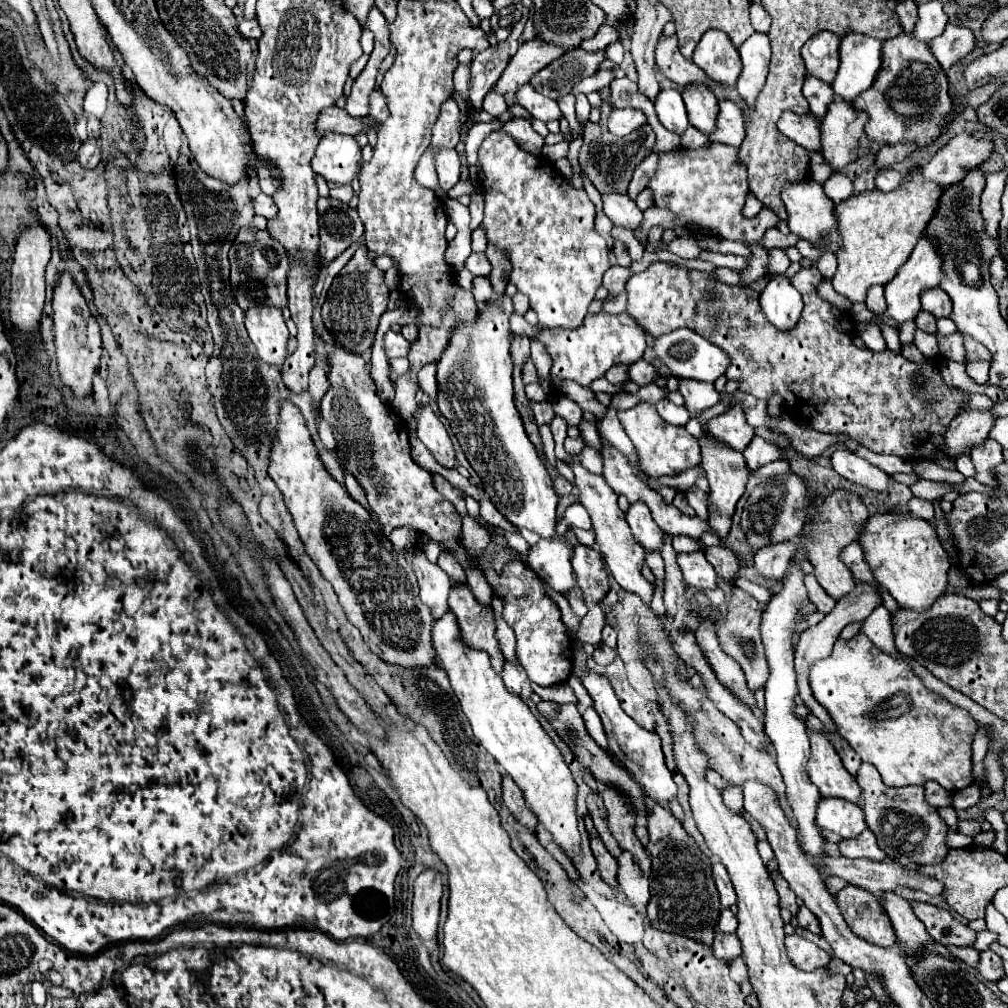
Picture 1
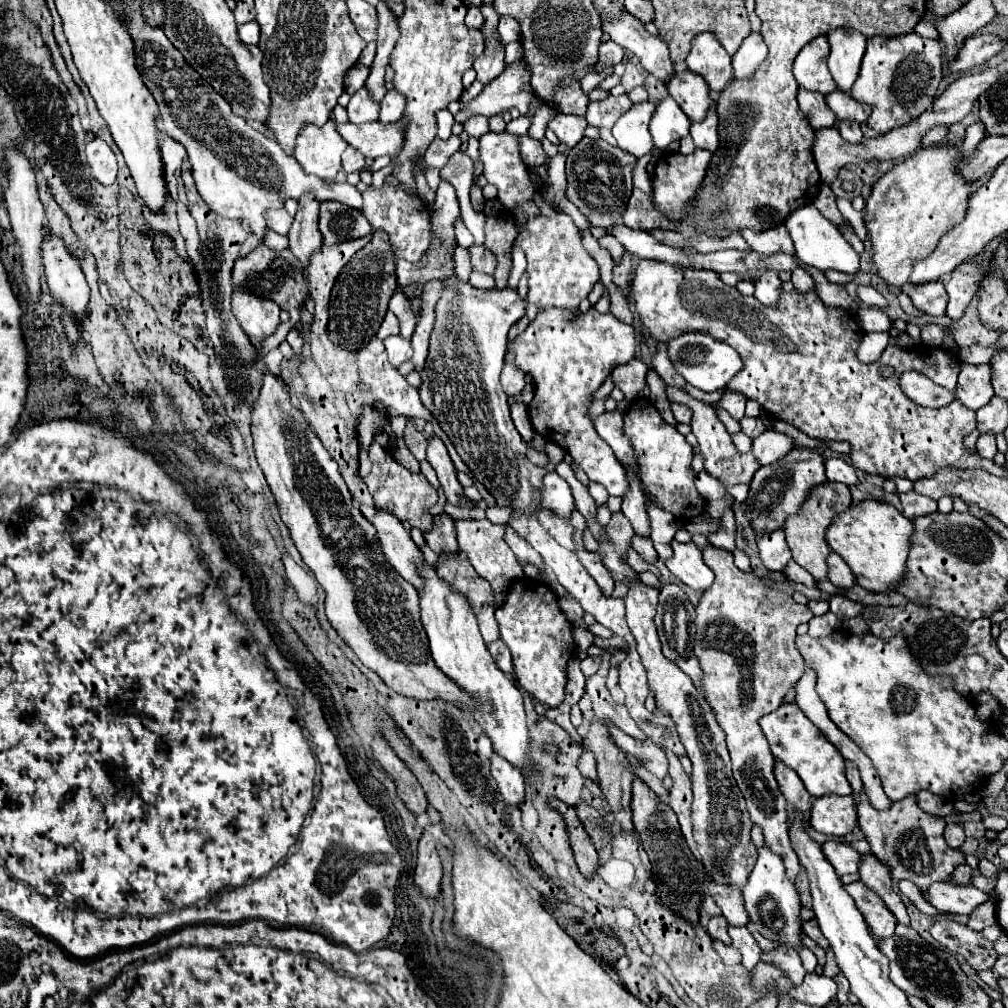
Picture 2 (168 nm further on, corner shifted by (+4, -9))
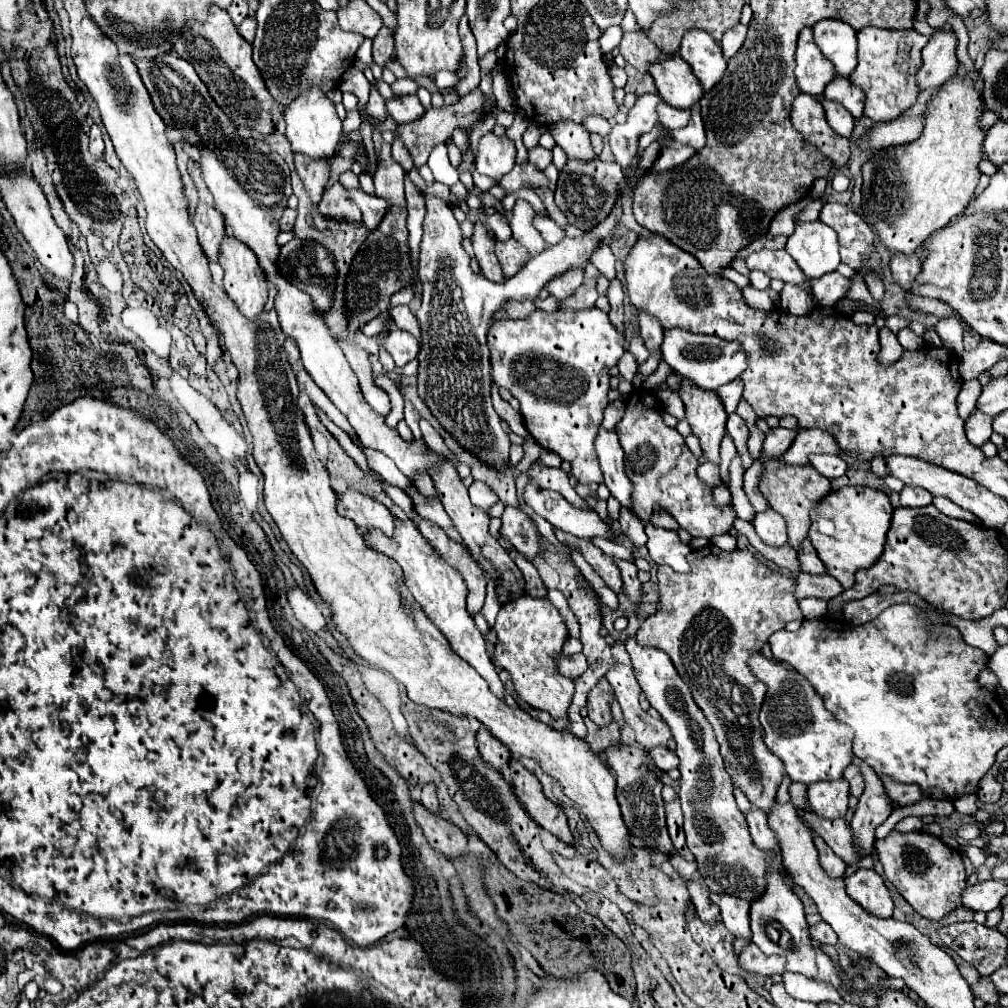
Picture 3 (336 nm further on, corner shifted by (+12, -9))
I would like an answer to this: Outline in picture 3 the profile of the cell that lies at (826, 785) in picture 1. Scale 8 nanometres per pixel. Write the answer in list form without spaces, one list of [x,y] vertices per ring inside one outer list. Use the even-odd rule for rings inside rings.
[[[763,654],[751,656],[749,666],[753,674],[769,686],[759,722],[765,732],[767,748],[783,762],[787,776],[793,782],[803,782],[807,786],[821,780],[839,780],[853,756],[851,728],[835,720],[823,708],[823,700],[801,674],[787,672],[783,666],[775,664]]]

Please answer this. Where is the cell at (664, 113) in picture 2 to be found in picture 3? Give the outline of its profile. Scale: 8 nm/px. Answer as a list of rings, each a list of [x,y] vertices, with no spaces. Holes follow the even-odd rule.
[[[661,102],[657,108],[657,116],[659,116],[659,126],[673,132],[673,130],[683,128],[689,122],[691,110],[679,110],[679,108],[673,108],[673,106]]]

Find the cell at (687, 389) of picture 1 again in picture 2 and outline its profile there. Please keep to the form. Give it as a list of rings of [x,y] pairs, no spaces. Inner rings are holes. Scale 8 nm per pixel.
[[[659,342],[657,344],[657,352],[653,354],[653,360],[651,360],[653,368],[657,370],[657,374],[669,384],[669,386],[675,386],[675,388],[683,388],[685,386],[685,380],[677,374],[677,370],[673,368],[669,356],[667,356],[667,344],[665,342]]]

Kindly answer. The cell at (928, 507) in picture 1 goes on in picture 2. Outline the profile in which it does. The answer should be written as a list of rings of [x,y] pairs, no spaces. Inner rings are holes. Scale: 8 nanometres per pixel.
[[[909,490],[905,494],[899,494],[901,504],[903,504],[903,514],[913,520],[917,516],[925,516],[931,512],[937,512],[937,502],[929,500],[929,496],[921,496],[915,490]]]

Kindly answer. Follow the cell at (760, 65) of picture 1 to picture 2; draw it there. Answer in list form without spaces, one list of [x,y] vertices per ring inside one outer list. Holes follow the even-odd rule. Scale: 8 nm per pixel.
[[[751,32],[739,46],[739,50],[733,54],[733,70],[735,78],[751,78],[755,68],[765,60],[767,46],[759,32]]]

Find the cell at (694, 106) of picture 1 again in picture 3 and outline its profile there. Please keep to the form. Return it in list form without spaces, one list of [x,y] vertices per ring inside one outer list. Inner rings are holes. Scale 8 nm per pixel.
[[[679,56],[655,62],[651,66],[651,76],[655,80],[661,100],[673,108],[689,110],[703,96],[703,88],[697,76],[691,72],[689,64],[683,62]]]

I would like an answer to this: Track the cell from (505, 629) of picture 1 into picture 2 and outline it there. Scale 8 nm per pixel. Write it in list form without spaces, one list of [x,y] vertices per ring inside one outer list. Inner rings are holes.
[[[455,520],[455,532],[459,550],[469,558],[469,562],[475,566],[479,576],[483,576],[491,586],[495,596],[517,576],[523,576],[523,568],[515,560],[515,554],[503,540],[505,536],[505,524],[493,524],[489,520]]]

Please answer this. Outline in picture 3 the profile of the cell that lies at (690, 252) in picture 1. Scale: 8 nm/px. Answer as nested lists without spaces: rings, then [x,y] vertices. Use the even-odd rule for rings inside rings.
[[[757,250],[753,254],[745,256],[747,270],[761,270],[769,274],[769,278],[779,278],[783,282],[793,282],[803,288],[811,288],[809,278],[801,272],[797,262],[787,254],[787,250]]]

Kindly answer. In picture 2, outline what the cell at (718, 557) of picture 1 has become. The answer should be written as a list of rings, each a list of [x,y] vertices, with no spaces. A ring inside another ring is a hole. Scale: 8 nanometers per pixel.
[[[709,546],[703,550],[703,560],[713,570],[715,580],[701,594],[699,604],[695,608],[697,632],[695,632],[695,640],[693,640],[693,654],[697,656],[699,668],[703,672],[701,686],[703,686],[709,706],[713,708],[713,714],[715,714],[719,726],[727,734],[727,746],[729,746],[729,754],[731,754],[731,762],[733,762],[733,778],[745,796],[751,820],[761,826],[765,842],[771,844],[773,852],[779,852],[779,856],[785,862],[789,878],[795,880],[799,874],[799,858],[795,856],[795,850],[789,840],[787,802],[783,800],[783,794],[775,780],[775,774],[773,774],[775,756],[771,754],[769,744],[763,736],[759,718],[773,712],[775,708],[779,708],[787,690],[803,676],[805,664],[803,664],[803,656],[795,648],[795,636],[797,636],[795,628],[803,622],[809,622],[813,618],[813,612],[807,606],[797,604],[791,598],[791,594],[767,586],[763,582],[763,578],[757,576],[755,570],[749,570],[749,572],[739,570],[733,564],[733,554],[727,550]]]

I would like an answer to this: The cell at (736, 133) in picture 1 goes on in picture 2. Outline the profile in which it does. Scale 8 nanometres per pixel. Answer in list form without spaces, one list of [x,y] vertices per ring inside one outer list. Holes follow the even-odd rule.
[[[711,106],[707,116],[701,122],[691,124],[691,134],[693,134],[695,146],[705,148],[709,152],[715,152],[715,148],[719,146],[717,126],[719,126],[719,118],[717,118],[717,112],[715,112],[715,106]]]

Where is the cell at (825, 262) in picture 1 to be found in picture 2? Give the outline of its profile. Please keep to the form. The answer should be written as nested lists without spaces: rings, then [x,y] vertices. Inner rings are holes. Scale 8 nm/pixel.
[[[797,268],[797,270],[791,274],[791,282],[793,282],[793,286],[795,286],[795,290],[797,290],[799,294],[807,294],[807,292],[815,290],[815,280],[813,280],[811,274],[809,274],[807,270],[803,270],[803,268]]]

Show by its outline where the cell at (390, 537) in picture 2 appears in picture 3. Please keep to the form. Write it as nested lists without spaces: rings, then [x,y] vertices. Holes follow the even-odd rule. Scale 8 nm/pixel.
[[[347,490],[345,494],[339,494],[339,514],[353,520],[363,534],[373,528],[379,528],[385,536],[389,538],[393,536],[395,530],[393,514],[381,502],[371,500],[361,492]]]

